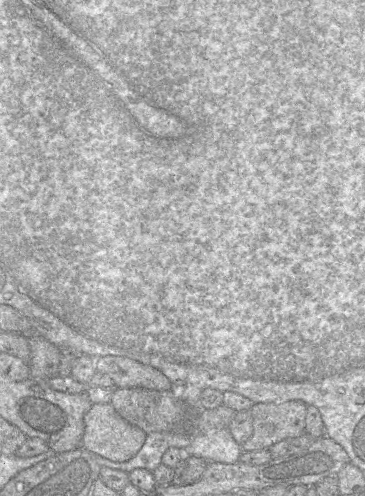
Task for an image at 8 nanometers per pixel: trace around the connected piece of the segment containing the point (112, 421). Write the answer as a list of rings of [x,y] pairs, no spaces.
[[[110,403],[92,404],[84,416],[80,447],[114,462],[134,457],[147,433],[123,419]]]

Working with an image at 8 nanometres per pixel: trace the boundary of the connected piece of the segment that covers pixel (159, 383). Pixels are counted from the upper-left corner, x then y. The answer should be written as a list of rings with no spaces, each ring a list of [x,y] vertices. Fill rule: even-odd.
[[[104,356],[95,360],[96,372],[111,377],[117,388],[145,388],[170,391],[169,379],[158,369],[122,356]]]

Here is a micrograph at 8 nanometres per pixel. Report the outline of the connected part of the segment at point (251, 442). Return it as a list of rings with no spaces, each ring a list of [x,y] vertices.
[[[301,401],[255,403],[251,409],[253,433],[242,445],[242,451],[257,451],[300,436],[305,431],[308,406]]]

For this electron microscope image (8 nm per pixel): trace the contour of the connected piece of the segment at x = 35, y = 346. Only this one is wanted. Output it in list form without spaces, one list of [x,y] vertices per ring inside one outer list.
[[[29,335],[30,358],[28,366],[30,376],[49,380],[59,376],[62,350],[39,335]]]

